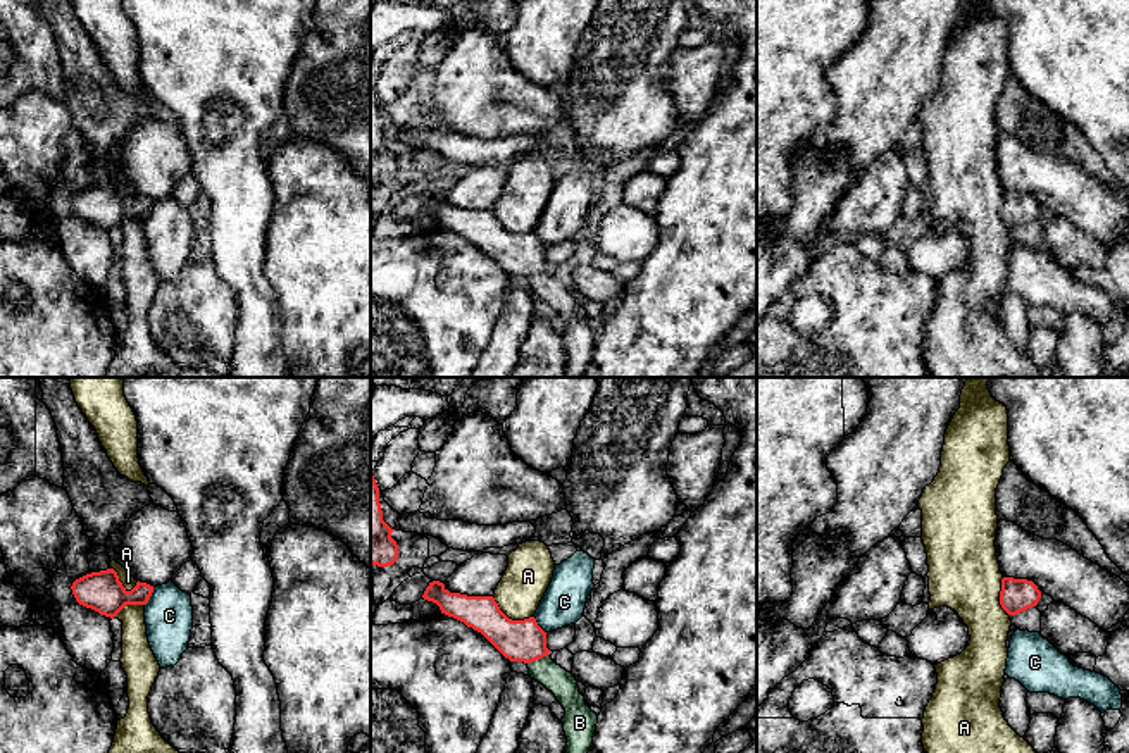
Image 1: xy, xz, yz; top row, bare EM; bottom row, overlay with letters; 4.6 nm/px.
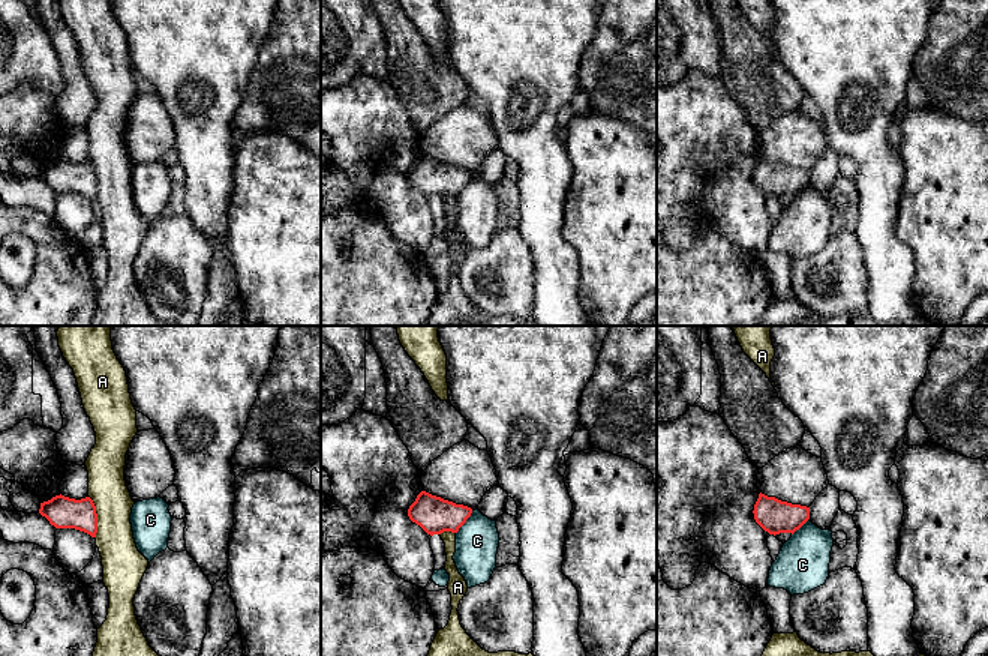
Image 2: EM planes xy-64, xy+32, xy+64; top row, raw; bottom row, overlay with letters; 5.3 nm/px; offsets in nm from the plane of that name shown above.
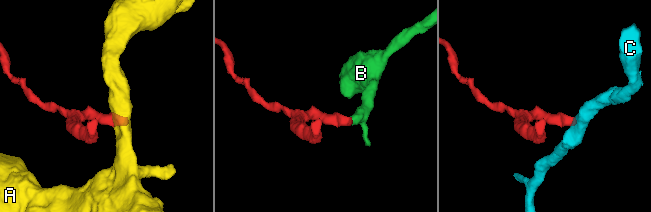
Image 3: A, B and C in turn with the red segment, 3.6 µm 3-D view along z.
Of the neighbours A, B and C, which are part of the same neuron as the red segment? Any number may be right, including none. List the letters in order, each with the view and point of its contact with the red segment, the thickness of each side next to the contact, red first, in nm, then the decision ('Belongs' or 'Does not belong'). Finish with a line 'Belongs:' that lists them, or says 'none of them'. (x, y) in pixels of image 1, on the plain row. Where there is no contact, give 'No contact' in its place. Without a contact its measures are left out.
A: Touches red at xz (511, 233). Thickness 190 nm (red) against 220 nm. Does not belong
B: Touches red at xz (536, 273). Thickness 190 nm (red) against 120 nm. Belongs
C: Touches red at xy (150, 209). Thickness 190 nm (red) against 220 nm. Does not belong
Belongs: B

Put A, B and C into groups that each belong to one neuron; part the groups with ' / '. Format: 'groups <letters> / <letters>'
groups A / B / C

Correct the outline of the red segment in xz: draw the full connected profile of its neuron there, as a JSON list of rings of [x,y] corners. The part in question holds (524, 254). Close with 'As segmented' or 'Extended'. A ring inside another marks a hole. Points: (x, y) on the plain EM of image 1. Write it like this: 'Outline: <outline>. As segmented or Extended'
Outline: [[[440,195],[429,196],[422,212],[436,217],[441,227],[481,246],[510,276],[527,279],[531,293],[552,305],[565,324],[565,377],[583,377],[593,358],[598,329],[586,319],[576,291],[548,269],[546,246],[536,233],[512,234],[493,210],[450,207]]]. Extended

